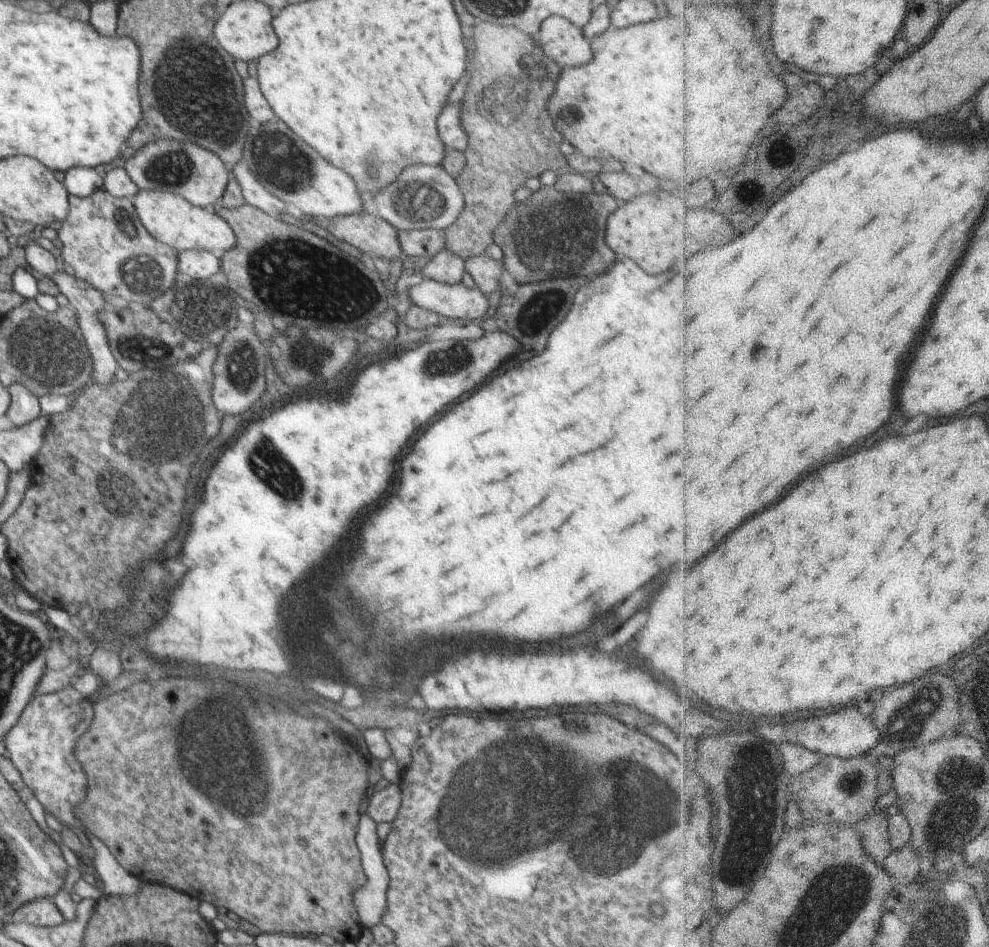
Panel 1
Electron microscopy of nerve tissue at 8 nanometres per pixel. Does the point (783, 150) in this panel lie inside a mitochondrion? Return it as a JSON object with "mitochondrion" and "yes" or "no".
{"mitochondrion":"no"}

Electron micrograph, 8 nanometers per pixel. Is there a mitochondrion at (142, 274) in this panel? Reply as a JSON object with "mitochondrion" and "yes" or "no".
{"mitochondrion":"yes"}

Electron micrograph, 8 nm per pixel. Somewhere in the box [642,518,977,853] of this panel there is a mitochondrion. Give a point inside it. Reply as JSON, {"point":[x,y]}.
{"point":[902,720]}

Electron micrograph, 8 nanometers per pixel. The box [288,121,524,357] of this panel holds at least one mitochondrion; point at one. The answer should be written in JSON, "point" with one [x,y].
{"point":[414,197]}

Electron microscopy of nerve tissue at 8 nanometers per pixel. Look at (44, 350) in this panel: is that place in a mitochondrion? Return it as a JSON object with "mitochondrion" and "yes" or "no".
{"mitochondrion":"yes"}

